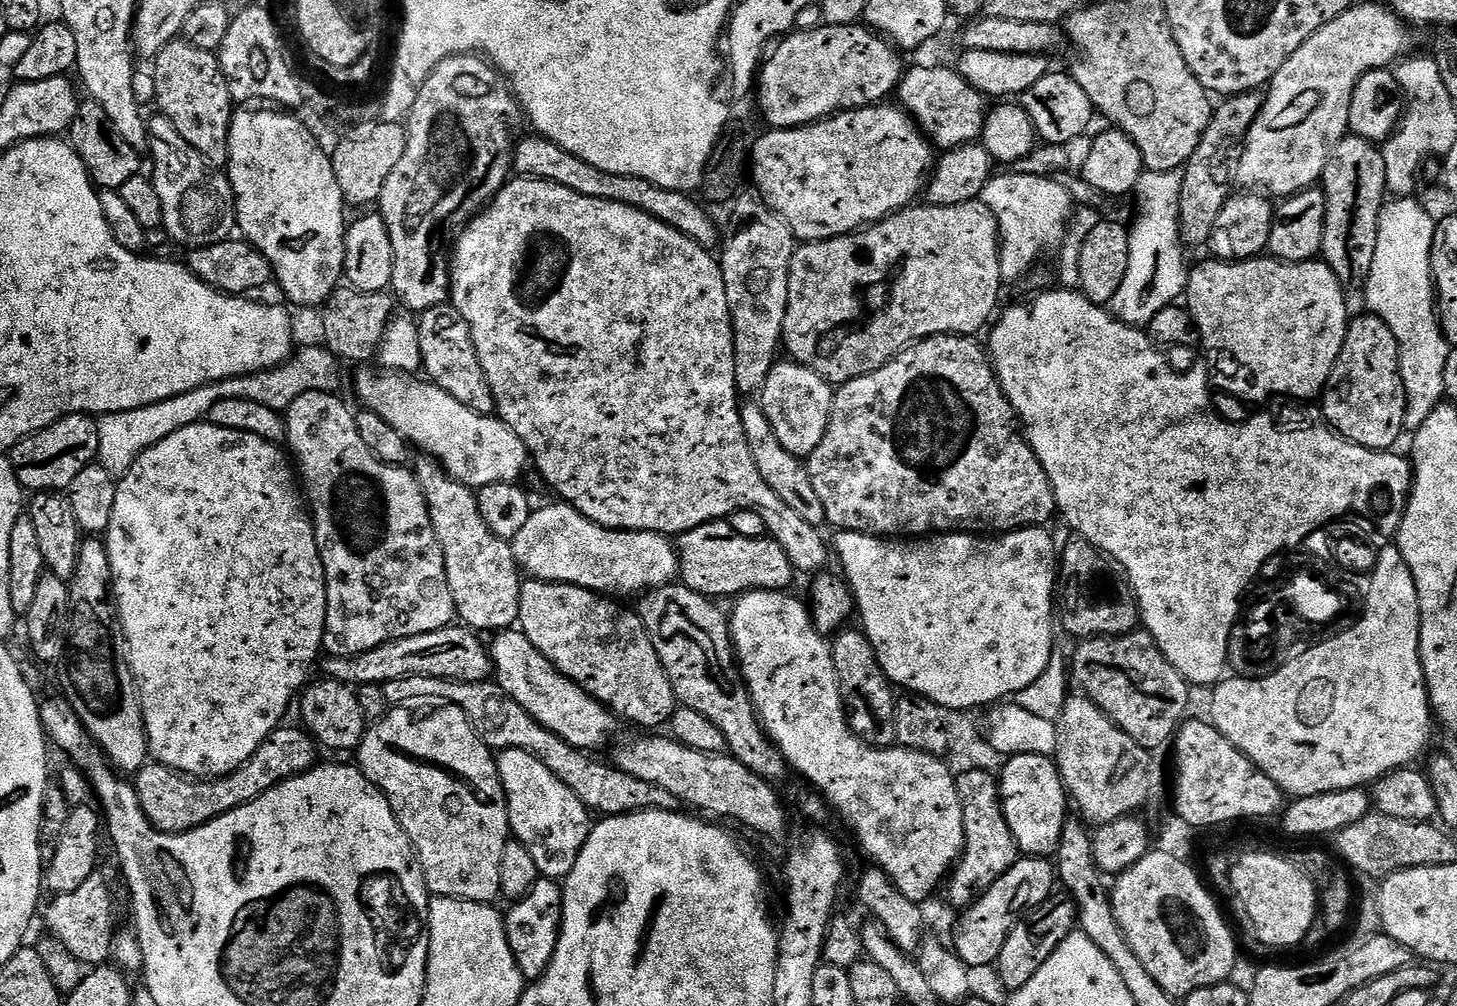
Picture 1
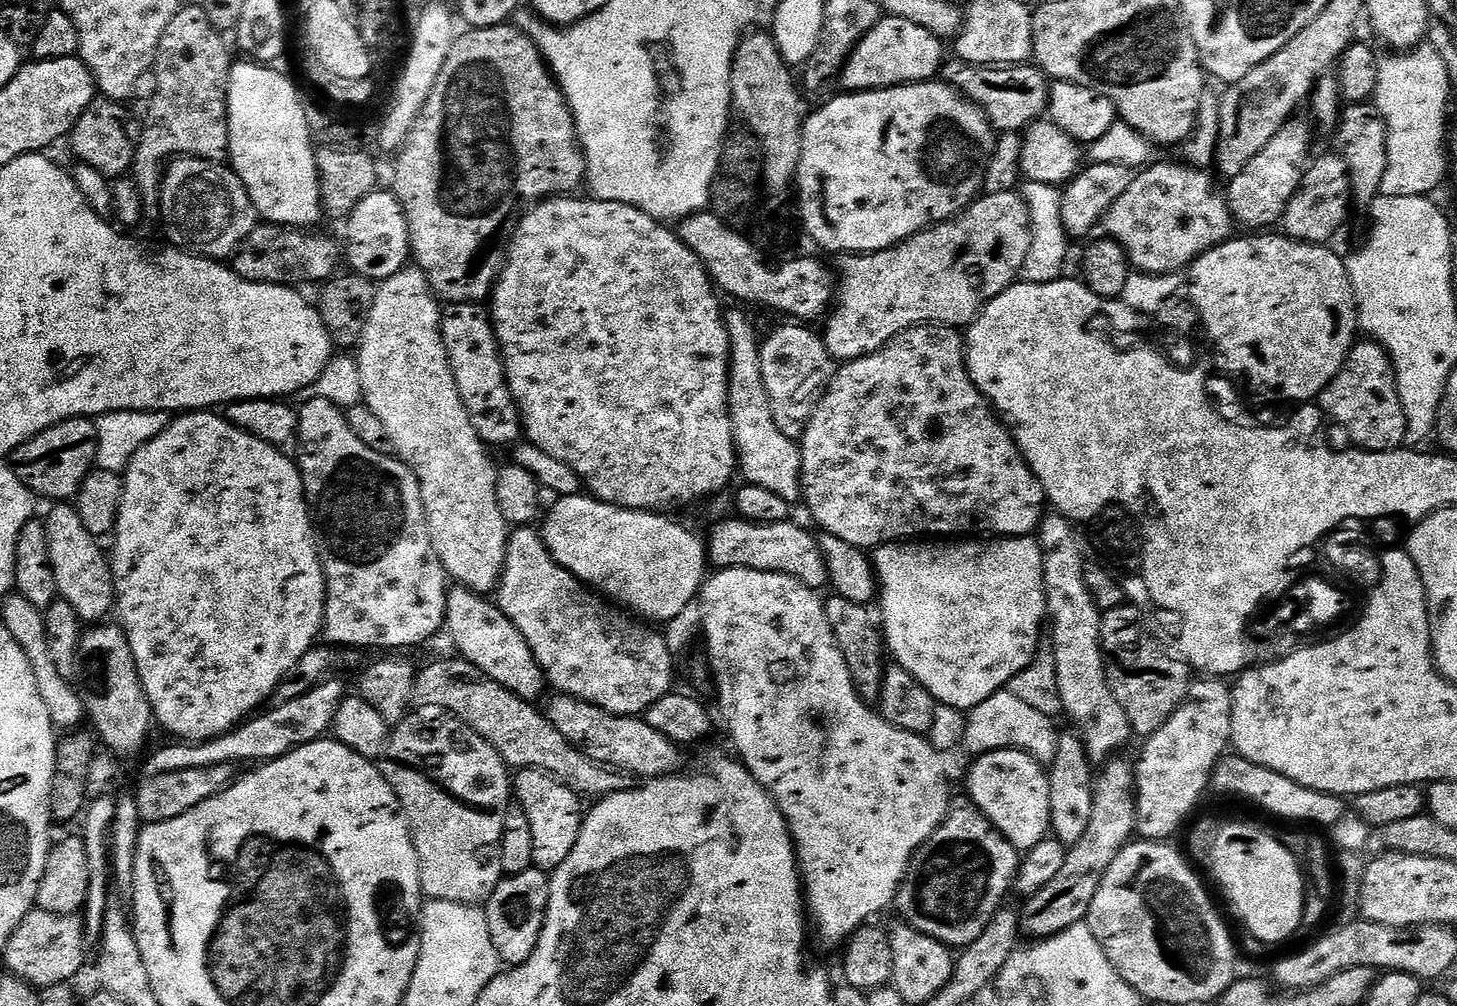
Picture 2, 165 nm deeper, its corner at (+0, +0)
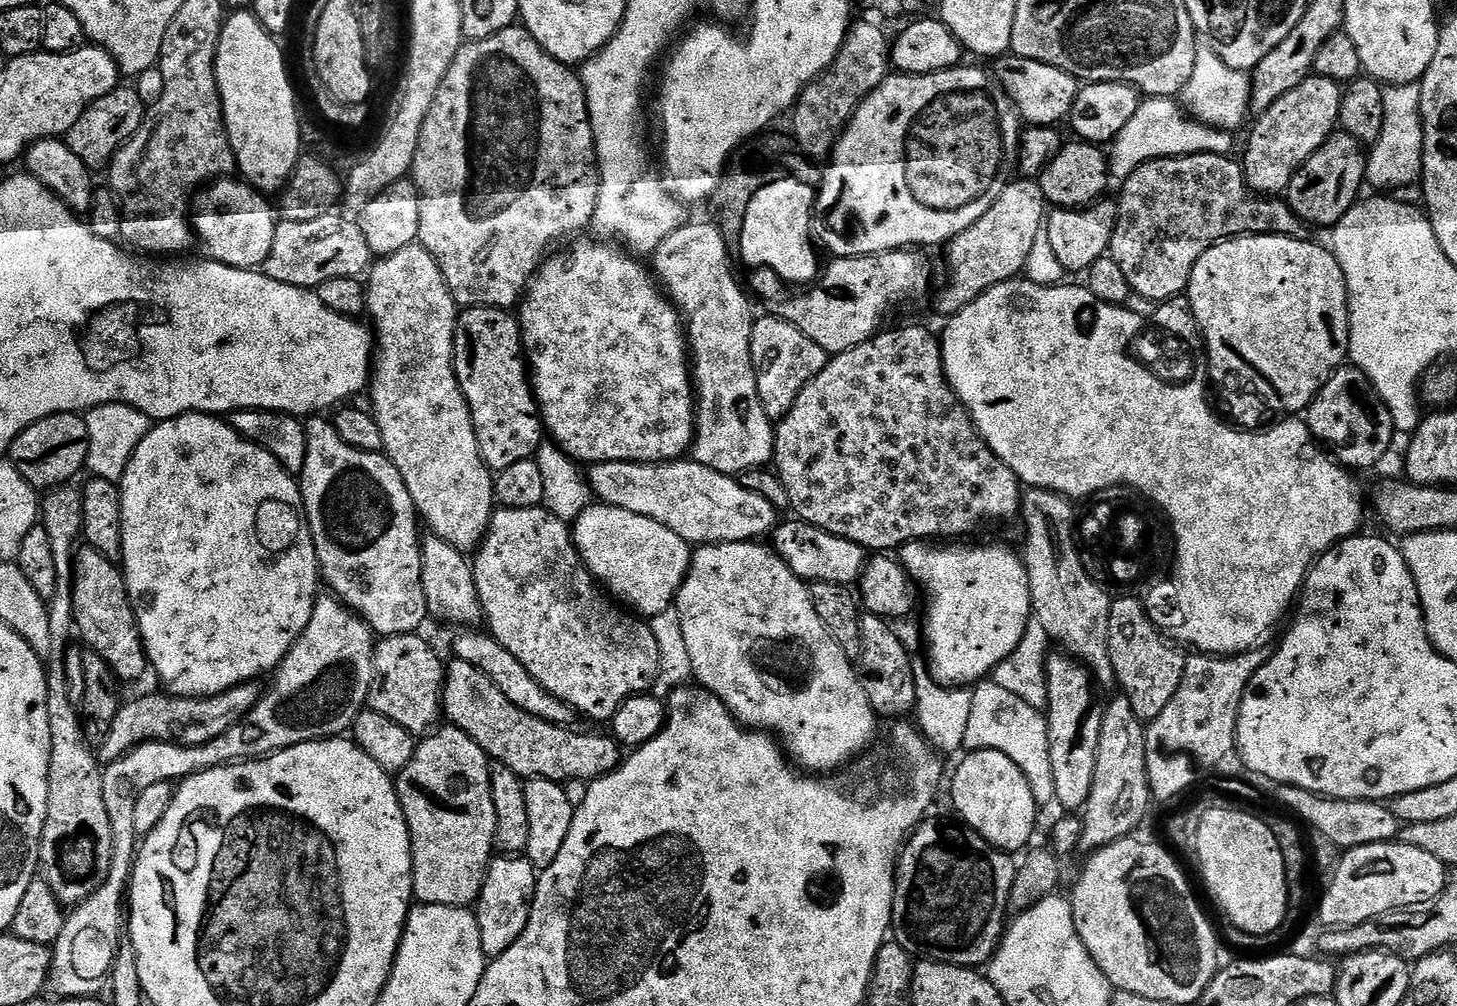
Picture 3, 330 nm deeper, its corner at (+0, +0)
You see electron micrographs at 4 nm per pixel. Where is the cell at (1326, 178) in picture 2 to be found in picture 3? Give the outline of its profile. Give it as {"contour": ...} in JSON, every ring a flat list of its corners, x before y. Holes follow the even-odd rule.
{"contour":[[1343,134,1329,136,1328,141,1296,171,1290,182,1286,199,1294,210,1294,214,1298,214,1298,218,1302,218,1309,226,1317,224,1318,227,1325,228,1325,230,1331,229,1351,210,1353,204,1357,203,1358,197,1361,195,1361,193,1359,194,1360,187,1365,187,1366,184,1365,163,1366,152,1359,140]]}

